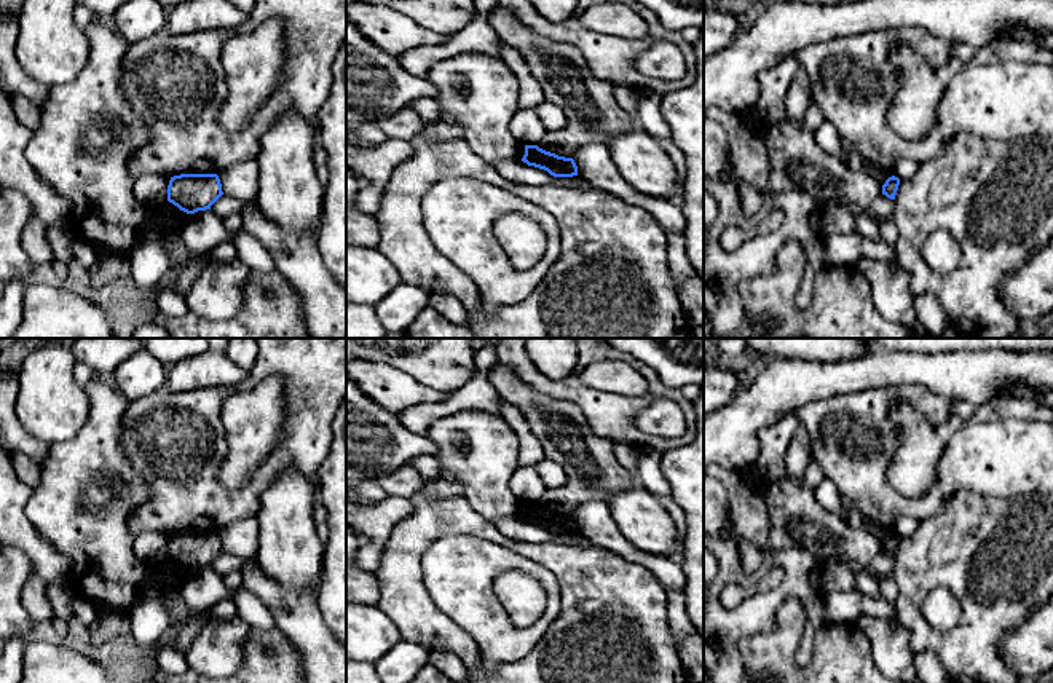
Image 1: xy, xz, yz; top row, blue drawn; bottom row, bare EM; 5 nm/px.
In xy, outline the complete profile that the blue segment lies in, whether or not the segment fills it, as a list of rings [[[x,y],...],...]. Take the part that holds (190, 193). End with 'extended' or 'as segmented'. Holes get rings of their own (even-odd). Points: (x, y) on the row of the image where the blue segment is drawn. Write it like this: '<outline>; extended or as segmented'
[[[180,174],[168,185],[168,201],[187,214],[211,209],[222,195],[217,174]]]; as segmented

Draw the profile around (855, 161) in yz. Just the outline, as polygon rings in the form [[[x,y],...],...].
[[[841,137],[841,142],[842,142],[844,150],[847,152],[847,168],[850,168],[852,171],[868,172],[881,185],[884,185],[885,180],[893,176],[893,172],[882,171],[878,164],[863,158],[855,148],[855,145],[846,137]]]

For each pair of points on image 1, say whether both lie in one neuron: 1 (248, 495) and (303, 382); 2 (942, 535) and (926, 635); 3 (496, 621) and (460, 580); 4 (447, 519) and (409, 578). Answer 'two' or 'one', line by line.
1: one
2: one
3: one
4: one

